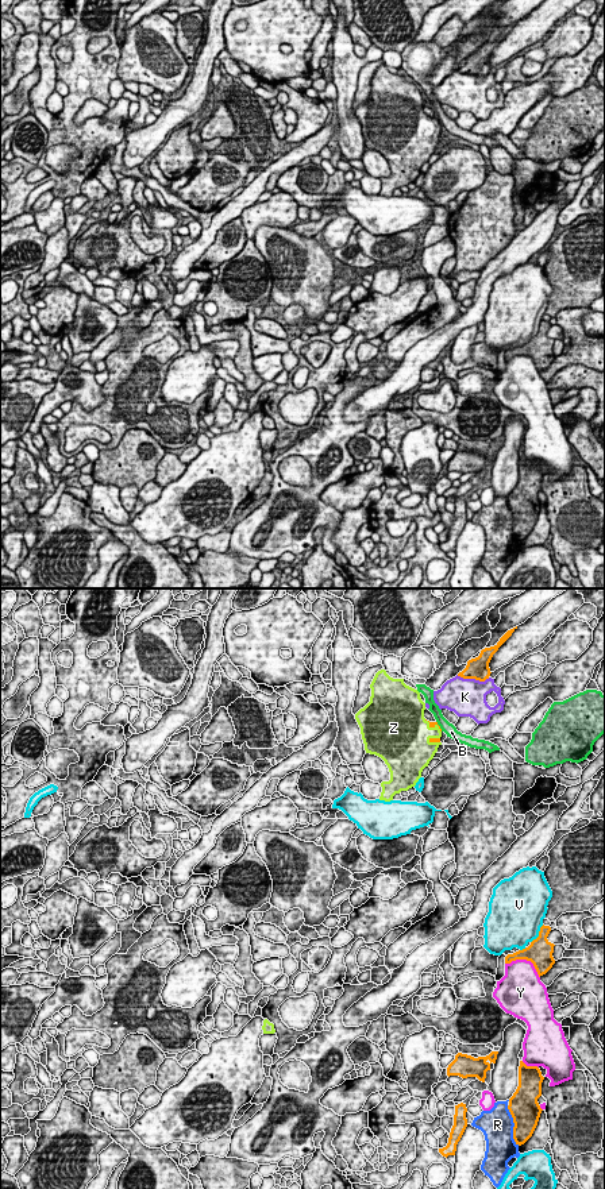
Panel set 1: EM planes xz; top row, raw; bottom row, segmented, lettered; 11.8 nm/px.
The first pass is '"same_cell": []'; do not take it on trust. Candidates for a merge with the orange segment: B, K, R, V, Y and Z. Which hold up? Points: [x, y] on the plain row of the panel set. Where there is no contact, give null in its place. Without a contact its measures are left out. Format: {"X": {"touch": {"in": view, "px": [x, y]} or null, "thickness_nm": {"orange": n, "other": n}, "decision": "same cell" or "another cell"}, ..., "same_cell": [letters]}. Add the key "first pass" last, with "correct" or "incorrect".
{"B": {"touch": {"in": "xz", "px": [439, 122]}, "thickness_nm": {"orange": 60, "other": 140}, "decision": "another cell"}, "K": {"touch": {"in": "xz", "px": [473, 73]}, "thickness_nm": {"orange": 260, "other": 440}, "decision": "another cell"}, "R": {"touch": {"in": "xz", "px": [515, 521]}, "thickness_nm": {"orange": 360, "other": 380}, "decision": "another cell"}, "V": {"touch": {"in": "xz", "px": [539, 329]}, "thickness_nm": {"orange": 300, "other": 460}, "decision": "another cell"}, "Y": {"touch": {"in": "xz", "px": [525, 354]}, "thickness_nm": {"orange": 300, "other": 400}, "decision": "another cell"}, "Z": {"touch": {"in": "xz", "px": [434, 122]}, "thickness_nm": {"orange": 60, "other": 400}, "decision": "same cell"}, "same_cell": ["Z"], "first pass": "incorrect"}

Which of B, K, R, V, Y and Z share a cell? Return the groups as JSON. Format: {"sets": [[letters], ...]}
{"sets": [["B"], ["K"], ["R"], ["V"], ["Y"], ["Z"]]}

